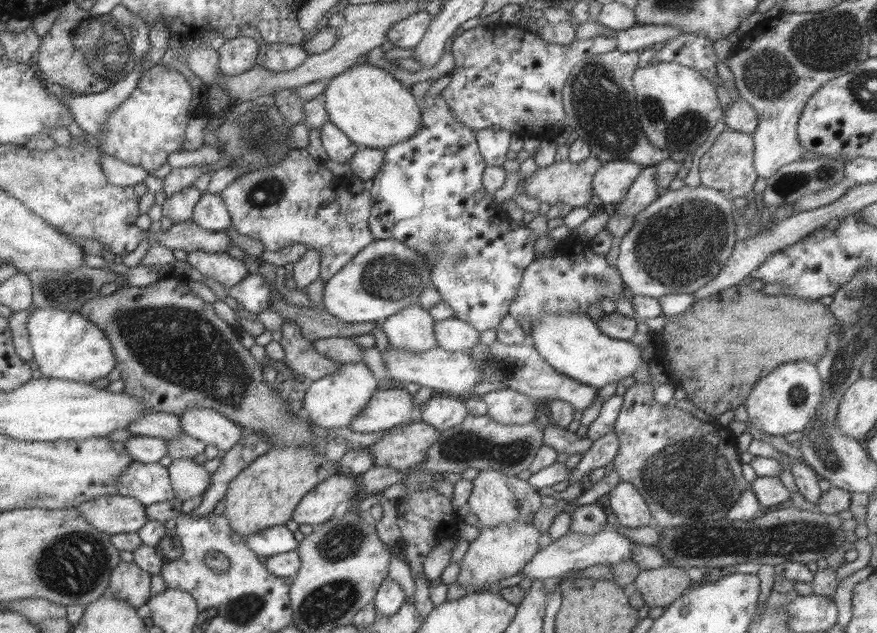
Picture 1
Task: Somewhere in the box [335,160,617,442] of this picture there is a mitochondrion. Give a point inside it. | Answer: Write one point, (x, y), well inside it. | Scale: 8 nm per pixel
(388, 278)

